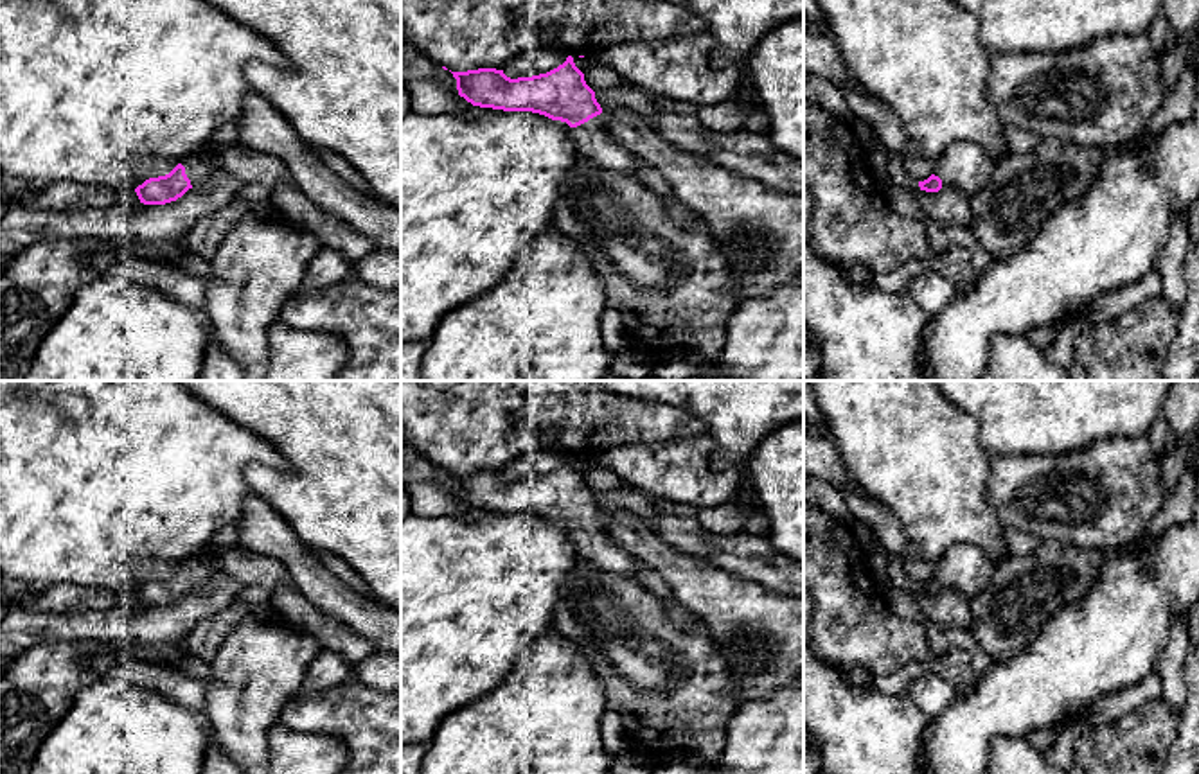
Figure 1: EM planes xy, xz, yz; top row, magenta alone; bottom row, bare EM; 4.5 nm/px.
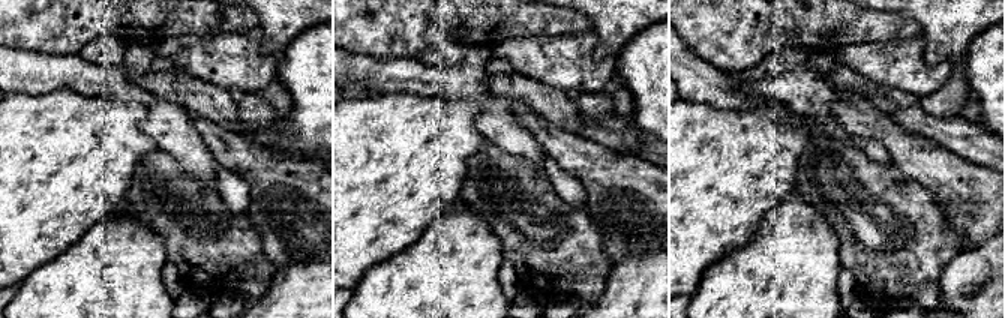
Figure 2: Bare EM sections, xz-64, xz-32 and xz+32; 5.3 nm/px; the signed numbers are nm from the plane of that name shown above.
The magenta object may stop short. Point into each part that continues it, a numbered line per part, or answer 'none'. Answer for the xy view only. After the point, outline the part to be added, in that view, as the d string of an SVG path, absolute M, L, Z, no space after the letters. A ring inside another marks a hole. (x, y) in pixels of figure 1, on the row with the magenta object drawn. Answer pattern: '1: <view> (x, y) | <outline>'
1: xy (200, 166) | M210 142L201 147L196 154L183 158L180 163L185 167L185 174L191 185L198 185L216 171L216 145Z

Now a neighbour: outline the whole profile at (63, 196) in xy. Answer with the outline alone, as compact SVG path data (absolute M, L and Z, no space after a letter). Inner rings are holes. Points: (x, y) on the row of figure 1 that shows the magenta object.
M58 181L40 194L23 199L27 208L49 212L83 212L90 208L111 208L126 203L140 203L135 190L120 190L106 185L86 185L72 181Z

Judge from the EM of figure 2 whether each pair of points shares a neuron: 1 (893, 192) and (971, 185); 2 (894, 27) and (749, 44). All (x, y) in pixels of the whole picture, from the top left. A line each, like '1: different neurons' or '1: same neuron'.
1: different neurons
2: same neuron

